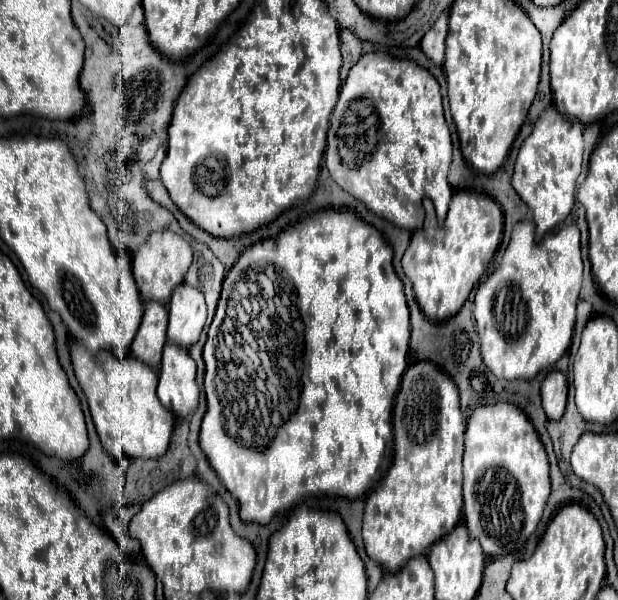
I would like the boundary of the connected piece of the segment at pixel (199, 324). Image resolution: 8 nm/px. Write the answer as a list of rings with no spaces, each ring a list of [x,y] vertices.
[[[177,286],[169,302],[169,342],[189,348],[201,338],[203,326],[207,320],[205,296],[191,286]]]

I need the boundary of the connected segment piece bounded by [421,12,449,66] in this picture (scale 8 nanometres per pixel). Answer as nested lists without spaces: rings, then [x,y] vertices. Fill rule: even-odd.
[[[443,12],[437,22],[429,28],[429,32],[421,40],[421,48],[427,54],[427,58],[435,66],[443,66],[443,56],[445,56],[445,36],[447,36],[447,12]]]

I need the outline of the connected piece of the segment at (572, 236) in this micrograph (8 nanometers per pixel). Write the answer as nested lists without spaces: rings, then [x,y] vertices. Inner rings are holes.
[[[533,220],[519,222],[501,264],[475,296],[473,316],[485,366],[501,380],[533,380],[541,370],[553,366],[569,348],[581,282],[583,260],[575,224],[557,230],[553,240],[535,242]]]

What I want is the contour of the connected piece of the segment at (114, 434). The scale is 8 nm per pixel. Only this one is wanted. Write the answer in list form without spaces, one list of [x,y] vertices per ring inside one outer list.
[[[69,342],[75,376],[87,396],[103,448],[115,458],[159,458],[167,452],[175,416],[157,396],[157,372],[137,358],[127,355],[122,360],[115,354],[89,354],[79,342]]]

